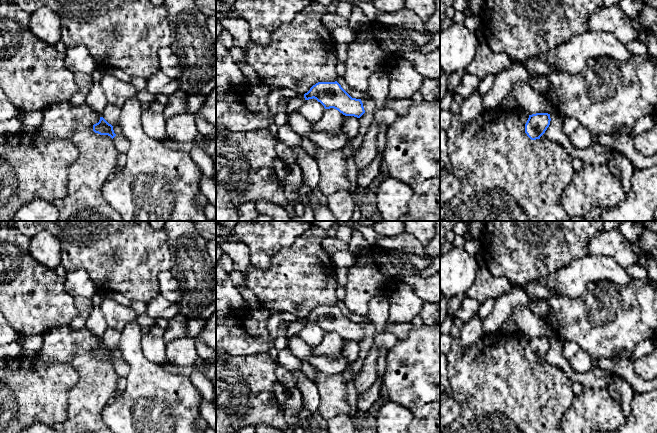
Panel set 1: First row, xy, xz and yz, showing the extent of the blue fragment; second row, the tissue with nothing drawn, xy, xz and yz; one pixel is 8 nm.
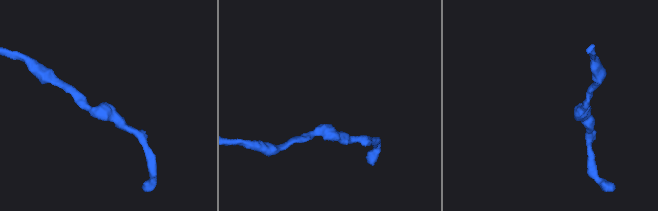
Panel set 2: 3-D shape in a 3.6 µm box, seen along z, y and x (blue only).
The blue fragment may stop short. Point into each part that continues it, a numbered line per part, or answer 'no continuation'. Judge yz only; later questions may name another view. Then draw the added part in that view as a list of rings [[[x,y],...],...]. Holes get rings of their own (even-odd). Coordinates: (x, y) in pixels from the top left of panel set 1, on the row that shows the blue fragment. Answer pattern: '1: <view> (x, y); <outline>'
no continuation

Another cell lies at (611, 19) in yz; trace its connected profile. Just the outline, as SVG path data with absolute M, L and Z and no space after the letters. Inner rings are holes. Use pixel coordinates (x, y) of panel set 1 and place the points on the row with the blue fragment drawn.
M619 5L603 6L596 10L588 20L591 31L615 35L623 44L637 40L646 30L635 28Z

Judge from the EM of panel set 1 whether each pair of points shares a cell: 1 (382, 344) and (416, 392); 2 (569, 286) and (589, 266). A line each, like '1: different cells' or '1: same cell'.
1: different cells
2: same cell

